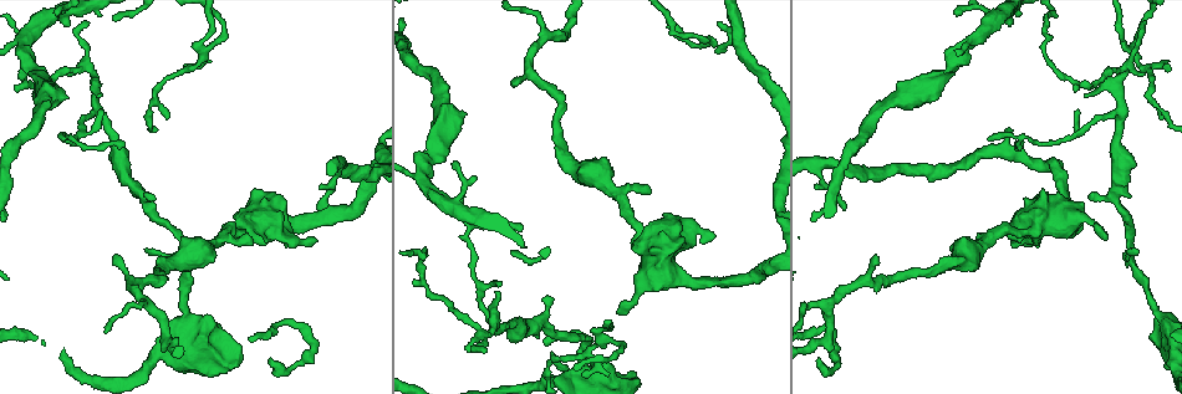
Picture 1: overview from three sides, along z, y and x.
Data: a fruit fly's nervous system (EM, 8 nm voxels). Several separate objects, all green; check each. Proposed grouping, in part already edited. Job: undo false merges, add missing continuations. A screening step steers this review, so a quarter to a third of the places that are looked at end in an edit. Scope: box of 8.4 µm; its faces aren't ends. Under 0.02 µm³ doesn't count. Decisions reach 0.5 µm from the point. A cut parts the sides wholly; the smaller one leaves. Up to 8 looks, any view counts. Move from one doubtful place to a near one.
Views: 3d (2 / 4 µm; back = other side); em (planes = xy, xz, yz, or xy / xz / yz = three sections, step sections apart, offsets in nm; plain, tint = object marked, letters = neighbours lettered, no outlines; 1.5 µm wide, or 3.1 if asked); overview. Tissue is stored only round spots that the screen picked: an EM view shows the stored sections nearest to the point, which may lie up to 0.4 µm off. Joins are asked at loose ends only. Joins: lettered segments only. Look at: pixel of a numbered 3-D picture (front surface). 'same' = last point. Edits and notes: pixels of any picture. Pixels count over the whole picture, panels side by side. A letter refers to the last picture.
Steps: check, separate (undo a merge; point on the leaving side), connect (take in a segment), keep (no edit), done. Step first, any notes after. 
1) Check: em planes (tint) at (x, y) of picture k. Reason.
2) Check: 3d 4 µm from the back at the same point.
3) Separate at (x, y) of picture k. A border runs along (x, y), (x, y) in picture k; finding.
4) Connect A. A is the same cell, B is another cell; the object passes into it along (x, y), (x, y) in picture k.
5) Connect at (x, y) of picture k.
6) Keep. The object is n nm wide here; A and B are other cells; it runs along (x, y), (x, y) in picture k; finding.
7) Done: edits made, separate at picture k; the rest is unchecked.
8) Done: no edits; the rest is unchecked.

Check: 3d 2 µm at (128, 280) of picture 1. Sharp bend.

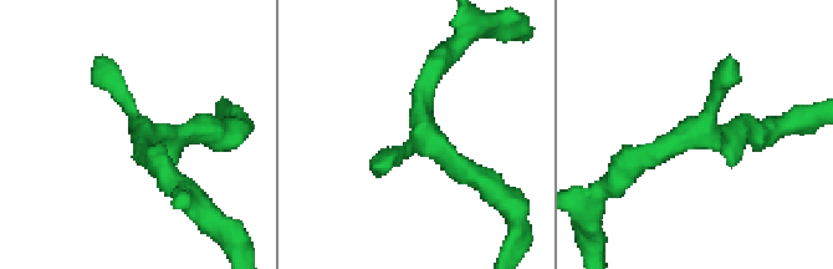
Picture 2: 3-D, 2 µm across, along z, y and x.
Check: em planes (letters) at (418, 128) of picture 2. Shape alone is not enough.

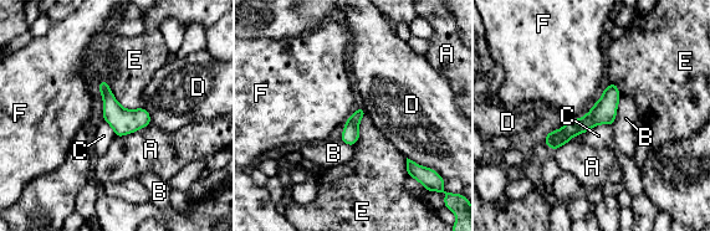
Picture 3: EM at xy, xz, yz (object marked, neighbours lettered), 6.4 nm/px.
Keep. A, B, C, D, E and F are other cells; it runs along (613, 87), (587, 122), (547, 140) in picture 3; all the same neuron.

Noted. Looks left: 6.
Check: 3d 4 µm at (169, 260) of picture 1. Thick turns thin.

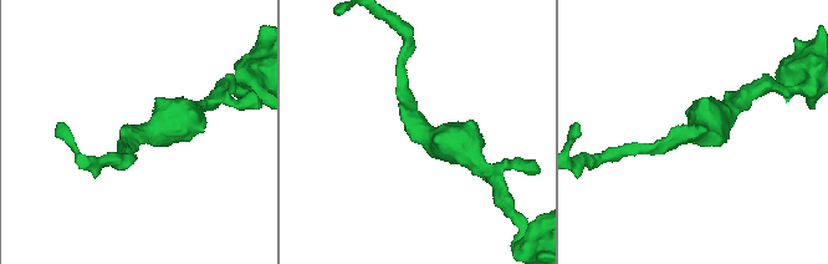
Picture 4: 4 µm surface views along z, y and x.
Check: em xy step 8 (letters) at (692, 130) of picture 4. The arms are 170, 500 nm wide; shape alone is not enough.

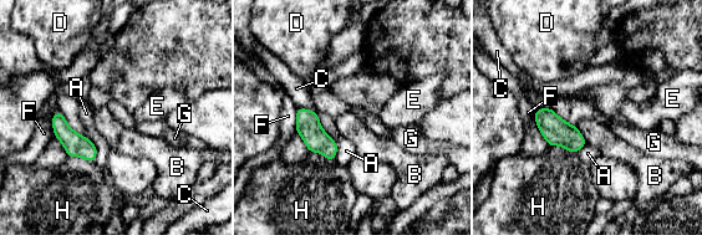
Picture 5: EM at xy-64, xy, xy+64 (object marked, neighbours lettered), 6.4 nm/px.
Check: em xz step 8 (letters) at the same point. Cut it another way.

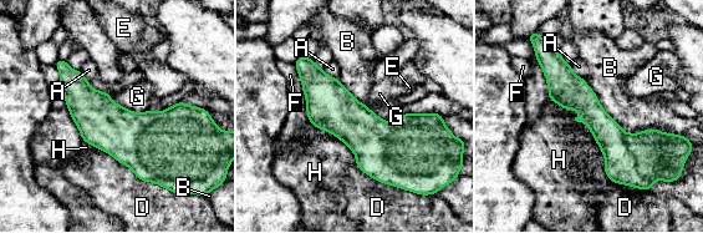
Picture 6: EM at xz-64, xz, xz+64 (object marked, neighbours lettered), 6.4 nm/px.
Keep. A, B, D, E, F, G and H are other cells; a border runs along (108, 94), (136, 112), (148, 110) in picture 6; all the same neuron.

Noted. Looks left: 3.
Check: em planes (letters) at (64, 139) of picture 1. An open end.

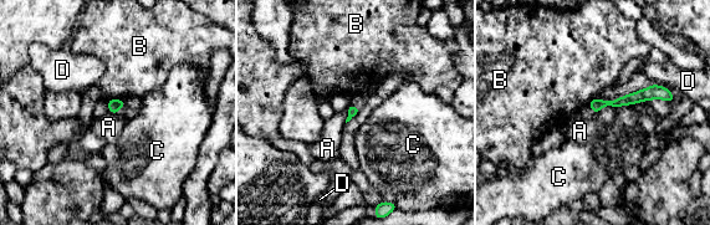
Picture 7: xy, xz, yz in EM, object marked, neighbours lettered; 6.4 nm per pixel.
Keep. A, B, C and D are other cells; it runs along (668, 96), (647, 93), (593, 105) in picture 7; no lettered segment goes on from it.

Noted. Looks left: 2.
Done: no edits; the rest is unchecked.

